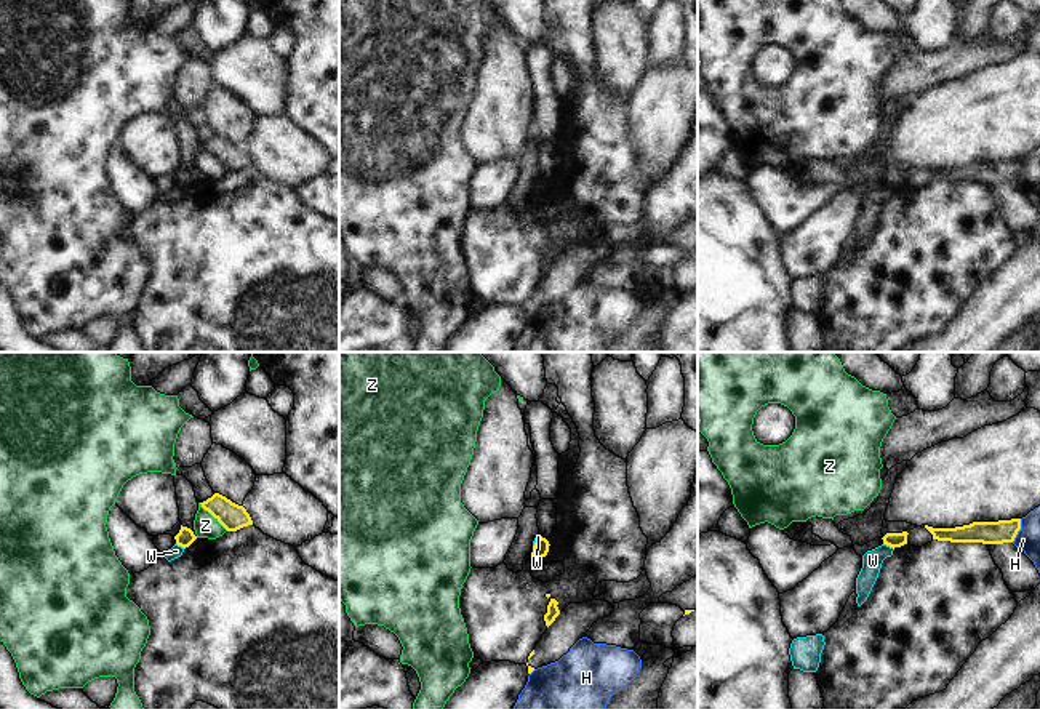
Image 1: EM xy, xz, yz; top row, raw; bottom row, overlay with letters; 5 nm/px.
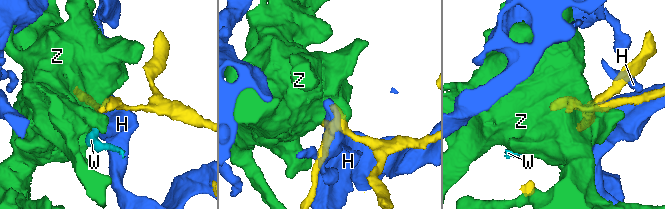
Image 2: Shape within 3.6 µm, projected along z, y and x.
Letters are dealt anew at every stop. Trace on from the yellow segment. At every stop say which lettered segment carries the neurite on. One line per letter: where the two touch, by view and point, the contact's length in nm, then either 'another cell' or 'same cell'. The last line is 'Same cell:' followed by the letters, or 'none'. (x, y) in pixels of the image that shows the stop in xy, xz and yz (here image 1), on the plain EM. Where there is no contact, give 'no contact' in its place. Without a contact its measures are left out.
H: meets yellow in yz at (1020, 170); contact 130 nm long; another cell
W: meets yellow in yz at (888, 186); contact 70 nm long; another cell
Z: meets yellow in xy at (213, 157); contact 200 nm long; another cell
Same cell: none

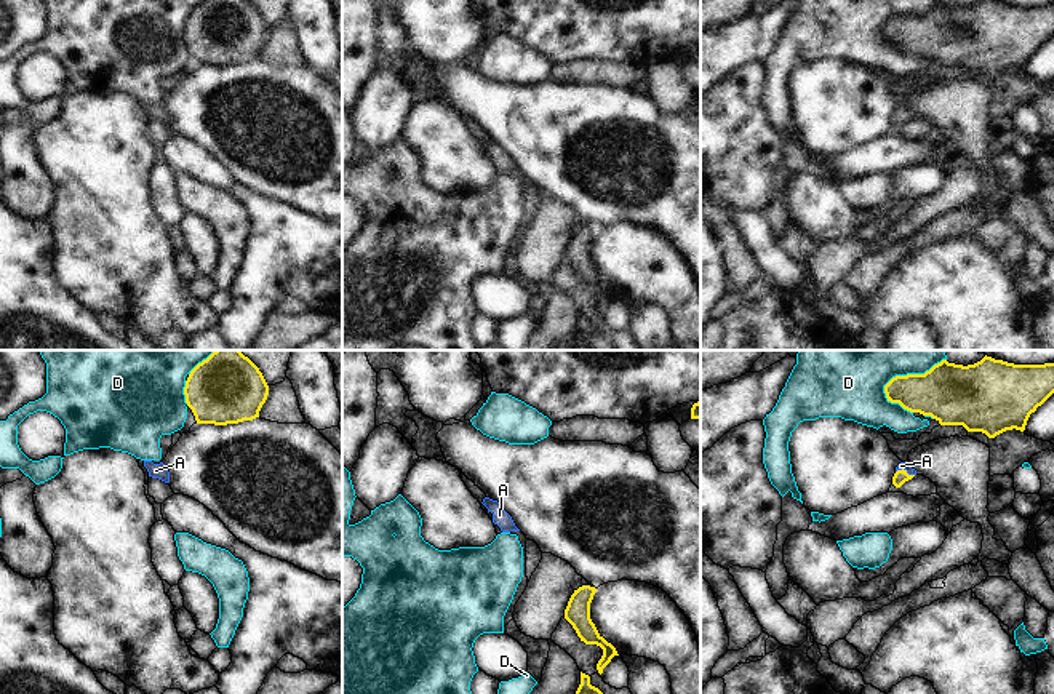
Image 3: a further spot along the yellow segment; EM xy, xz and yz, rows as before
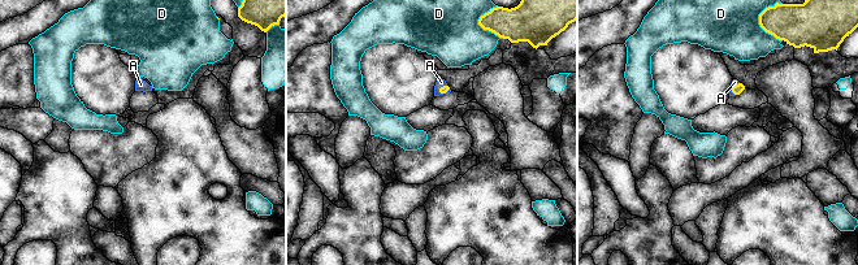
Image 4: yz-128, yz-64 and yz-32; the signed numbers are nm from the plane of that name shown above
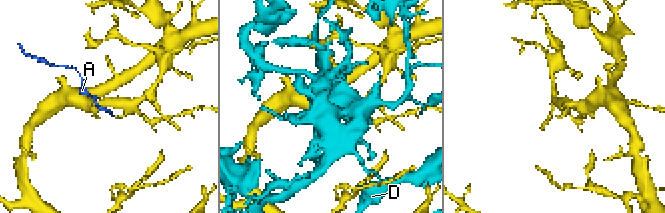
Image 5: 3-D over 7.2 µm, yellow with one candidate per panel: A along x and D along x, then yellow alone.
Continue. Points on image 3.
A: meets yellow in yz at (906, 114); contact 100 nm long; same cell
D: meets yellow in yz at (907, 16); contact 360 nm long; another cell
Same cell: A

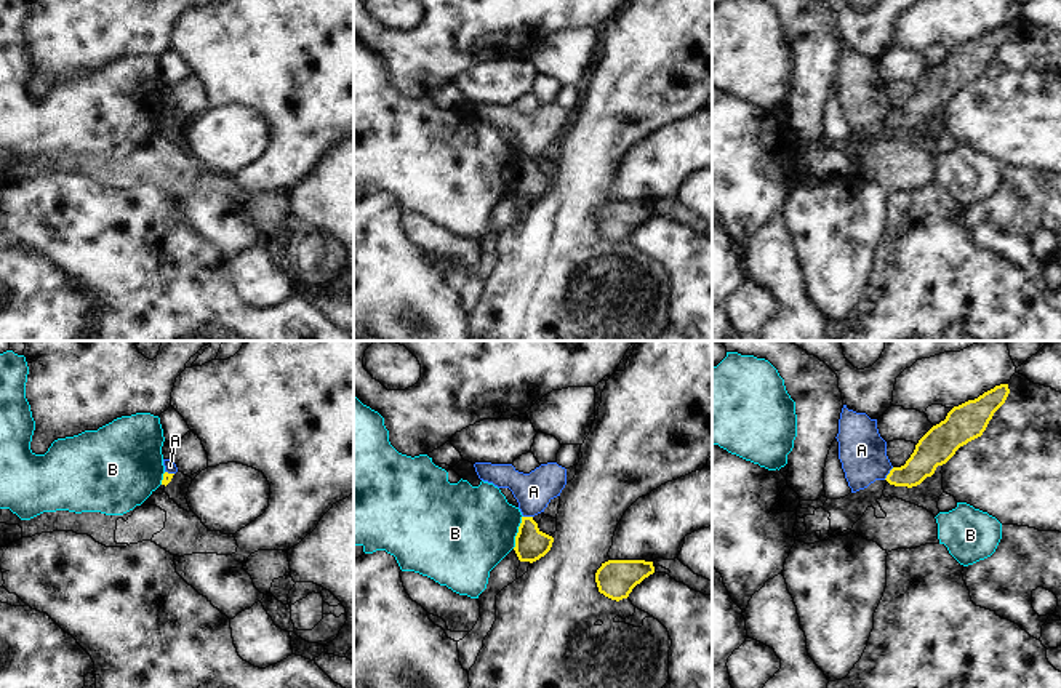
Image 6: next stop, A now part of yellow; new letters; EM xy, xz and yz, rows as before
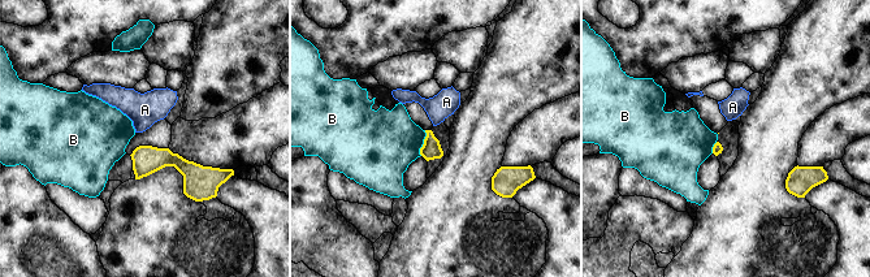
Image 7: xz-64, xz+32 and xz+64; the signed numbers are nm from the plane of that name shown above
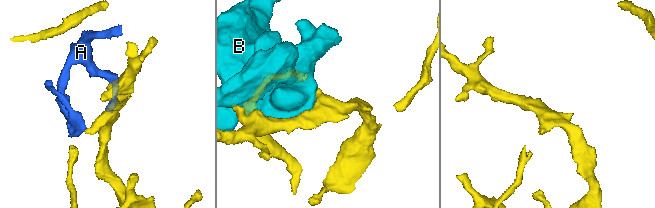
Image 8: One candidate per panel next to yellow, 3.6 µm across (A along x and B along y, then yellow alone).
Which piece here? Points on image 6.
A: meets yellow in yz at (888, 116); contact 80 nm long; another cell
B: meets yellow in xz at (519, 173); contact 180 nm long; another cell
Same cell: none

